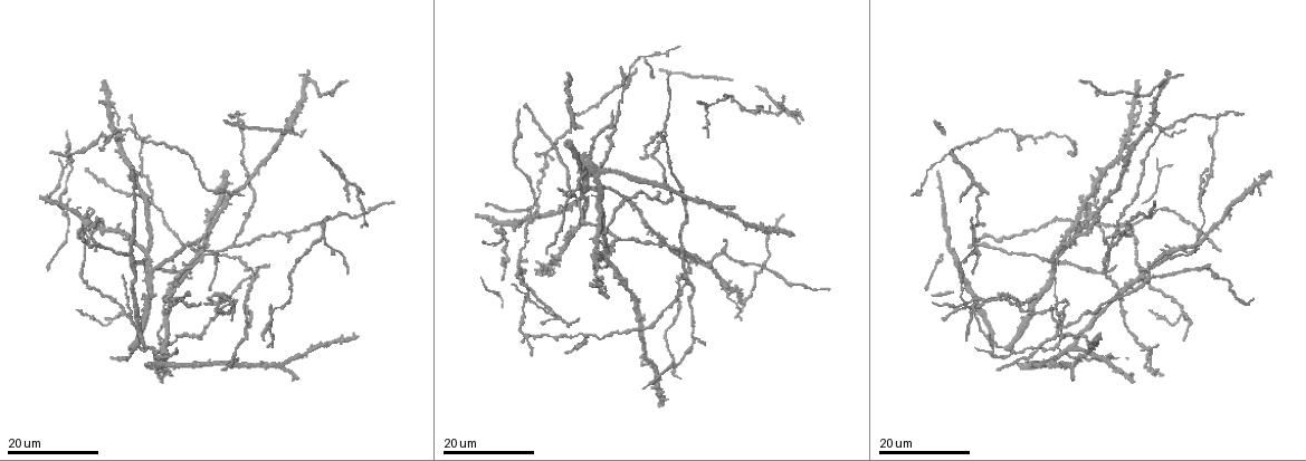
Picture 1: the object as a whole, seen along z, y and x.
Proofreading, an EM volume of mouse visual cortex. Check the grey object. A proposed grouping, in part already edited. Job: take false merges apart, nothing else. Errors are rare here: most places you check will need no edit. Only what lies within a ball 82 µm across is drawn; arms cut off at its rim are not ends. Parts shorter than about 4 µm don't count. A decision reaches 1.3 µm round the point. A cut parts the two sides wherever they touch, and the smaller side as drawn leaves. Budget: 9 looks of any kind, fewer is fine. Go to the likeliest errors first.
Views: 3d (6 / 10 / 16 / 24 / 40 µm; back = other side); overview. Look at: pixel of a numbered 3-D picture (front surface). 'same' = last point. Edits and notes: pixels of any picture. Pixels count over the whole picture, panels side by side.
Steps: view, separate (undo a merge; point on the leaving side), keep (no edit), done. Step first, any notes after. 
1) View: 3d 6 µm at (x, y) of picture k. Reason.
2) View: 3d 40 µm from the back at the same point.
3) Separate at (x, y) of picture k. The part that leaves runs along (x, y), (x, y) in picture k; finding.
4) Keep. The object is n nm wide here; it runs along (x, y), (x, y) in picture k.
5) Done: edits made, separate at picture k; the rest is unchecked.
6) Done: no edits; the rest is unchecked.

View: 3d 24 µm at (1152, 124) of picture 1. Branch point.

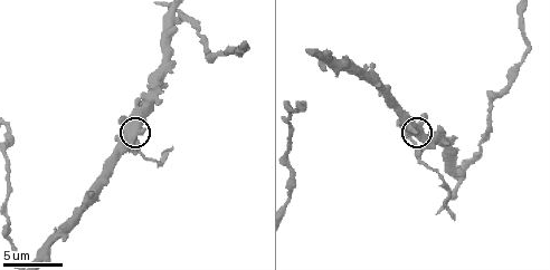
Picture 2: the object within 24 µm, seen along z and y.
View: 3d 6 µm at the same point.

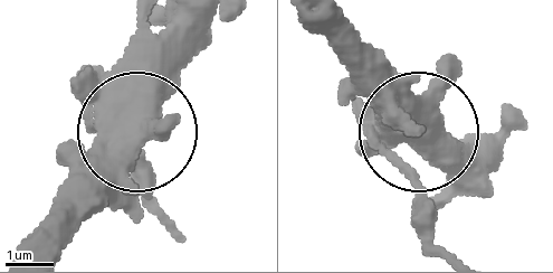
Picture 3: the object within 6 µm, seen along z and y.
Separate at (412, 182) of picture 3. The part that leaves runs along (368, 135), (439, 252) in picture 3; a second neuron is stuck on.

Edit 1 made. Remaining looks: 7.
View: overview. See it whole again.

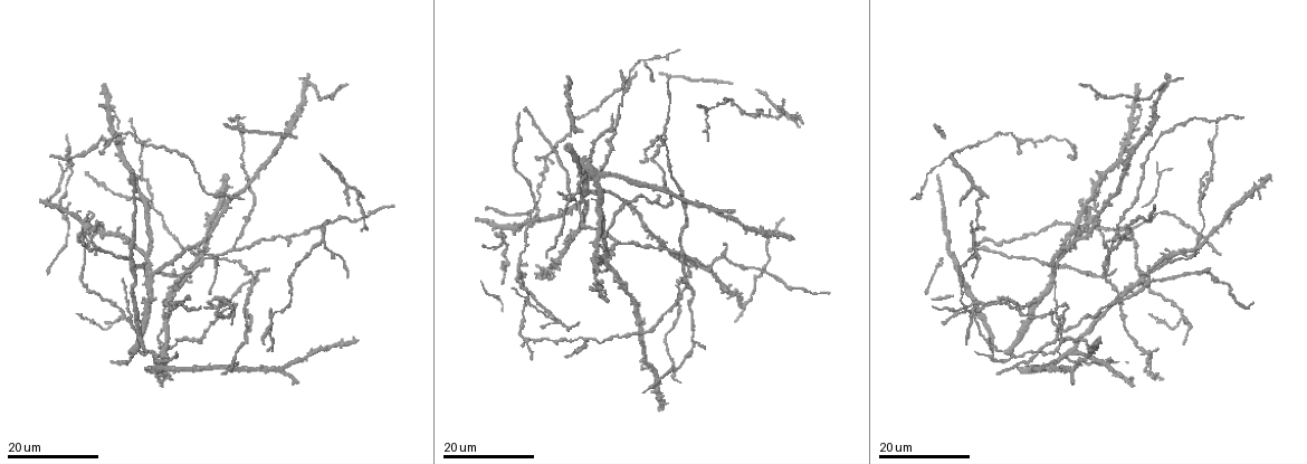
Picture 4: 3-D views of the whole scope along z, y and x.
View: 3d 24 µm at (324, 241) of picture 4. Small branch off a trunk.

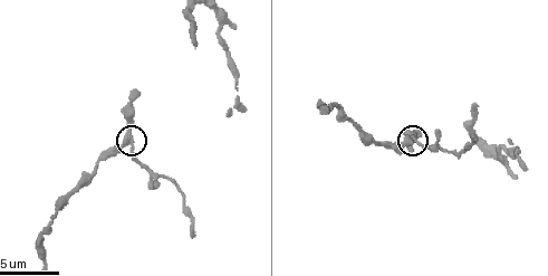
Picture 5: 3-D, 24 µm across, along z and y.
View: 3d 6 µm at (132, 139) of picture 5. Zoom in.

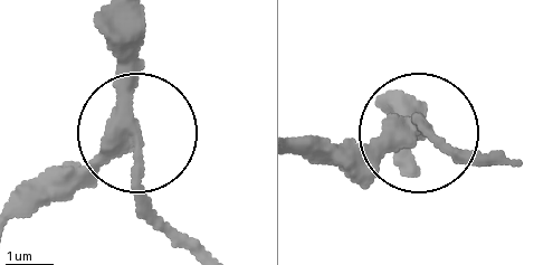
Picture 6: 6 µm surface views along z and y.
Keep. One neuron here.

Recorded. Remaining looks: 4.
View: 3d 16 µm at (151, 205) of picture 4. Four-way junction.

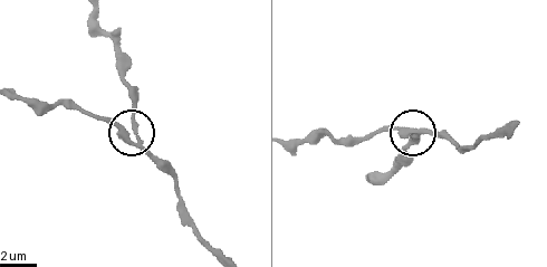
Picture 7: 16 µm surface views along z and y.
View: 3d 6 µm at (416, 136) of picture 7.

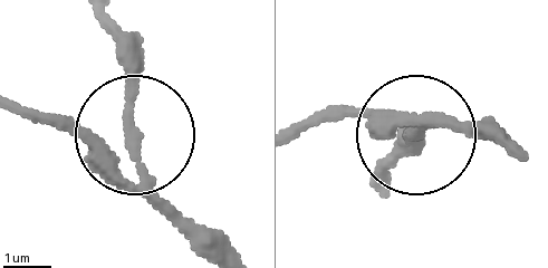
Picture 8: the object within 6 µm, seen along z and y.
View: 3d 6 µm from the back at (411, 133) of picture 8.

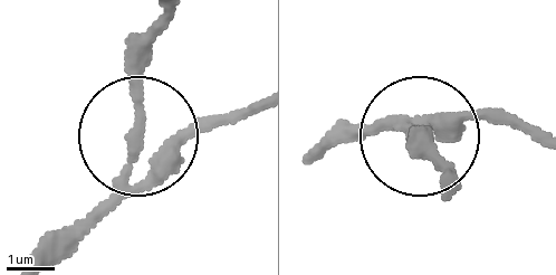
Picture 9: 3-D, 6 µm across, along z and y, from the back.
Keep. 4 arms meet here; it runs along (55, 253), (103, 205), (135, 141), (163, 157), (259, 108) in picture 9; continuous, no second neuron.

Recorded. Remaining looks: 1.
Done: edits made, separate at picture 3; the rest is unchecked.

